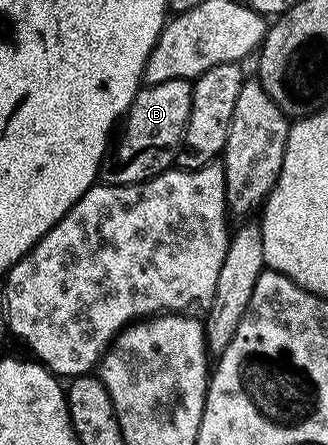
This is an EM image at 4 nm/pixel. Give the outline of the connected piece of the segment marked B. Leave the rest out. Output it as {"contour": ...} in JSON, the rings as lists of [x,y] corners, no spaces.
{"contour":[[[170,79],[166,83],[157,85],[144,85],[136,92],[126,116],[119,130],[120,142],[115,142],[114,148],[100,162],[99,180],[105,185],[141,185],[159,173],[167,173],[173,168],[178,154],[184,144],[184,132],[190,119],[190,107],[192,106],[192,81],[182,79]]]}

